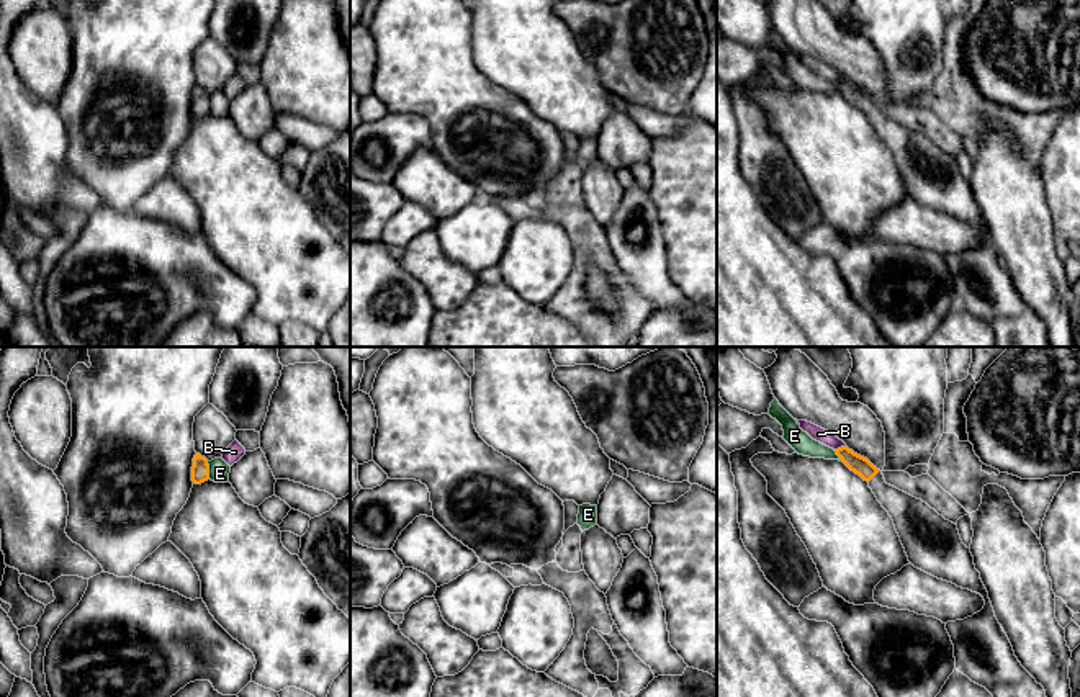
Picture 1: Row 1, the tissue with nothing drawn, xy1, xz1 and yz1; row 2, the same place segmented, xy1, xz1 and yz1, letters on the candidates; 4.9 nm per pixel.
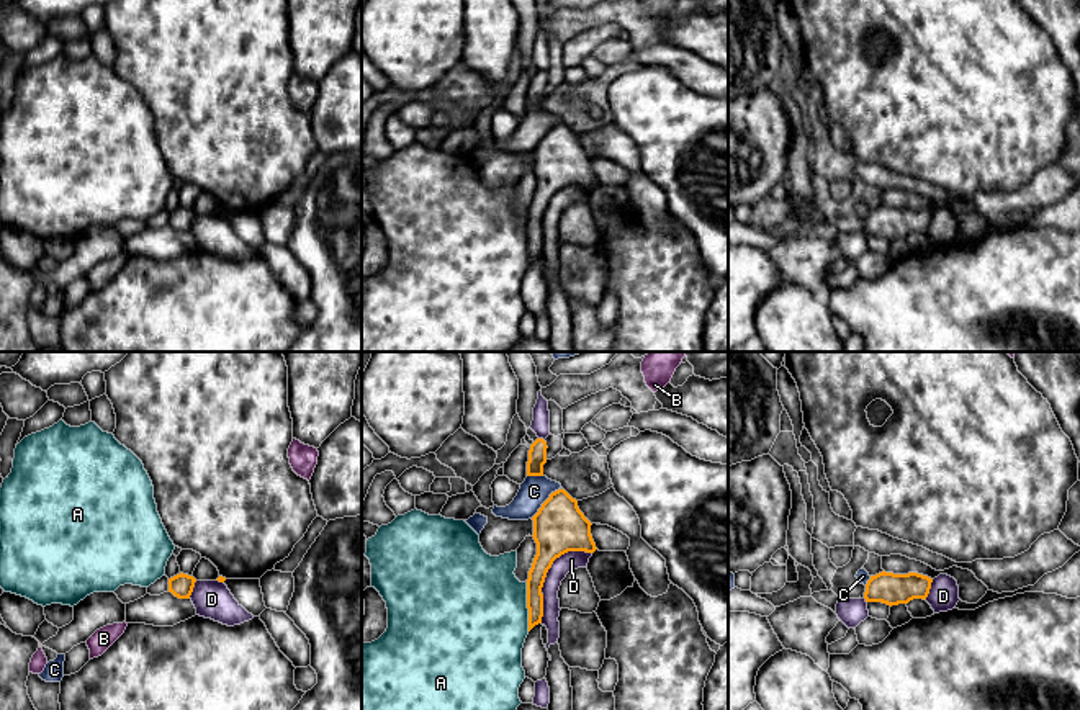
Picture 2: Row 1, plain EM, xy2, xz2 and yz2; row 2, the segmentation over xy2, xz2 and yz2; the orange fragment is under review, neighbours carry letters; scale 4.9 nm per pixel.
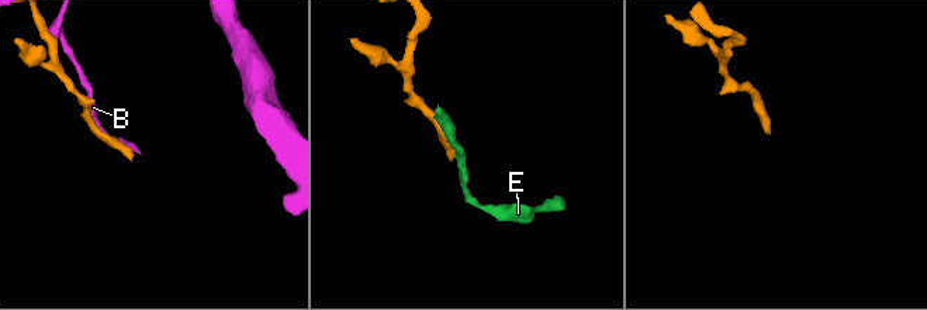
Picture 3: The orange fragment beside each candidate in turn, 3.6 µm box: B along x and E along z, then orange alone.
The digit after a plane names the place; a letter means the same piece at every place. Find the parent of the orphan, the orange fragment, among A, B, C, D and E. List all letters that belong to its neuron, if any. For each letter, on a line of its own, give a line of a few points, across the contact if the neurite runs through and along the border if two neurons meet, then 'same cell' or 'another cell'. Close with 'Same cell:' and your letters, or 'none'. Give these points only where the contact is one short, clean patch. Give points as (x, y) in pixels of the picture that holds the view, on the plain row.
A: another cell
B: another cell
C: line xz2 (562, 121), (555, 123), (530, 151); another cell
D: another cell
E: another cell
Same cell: none

